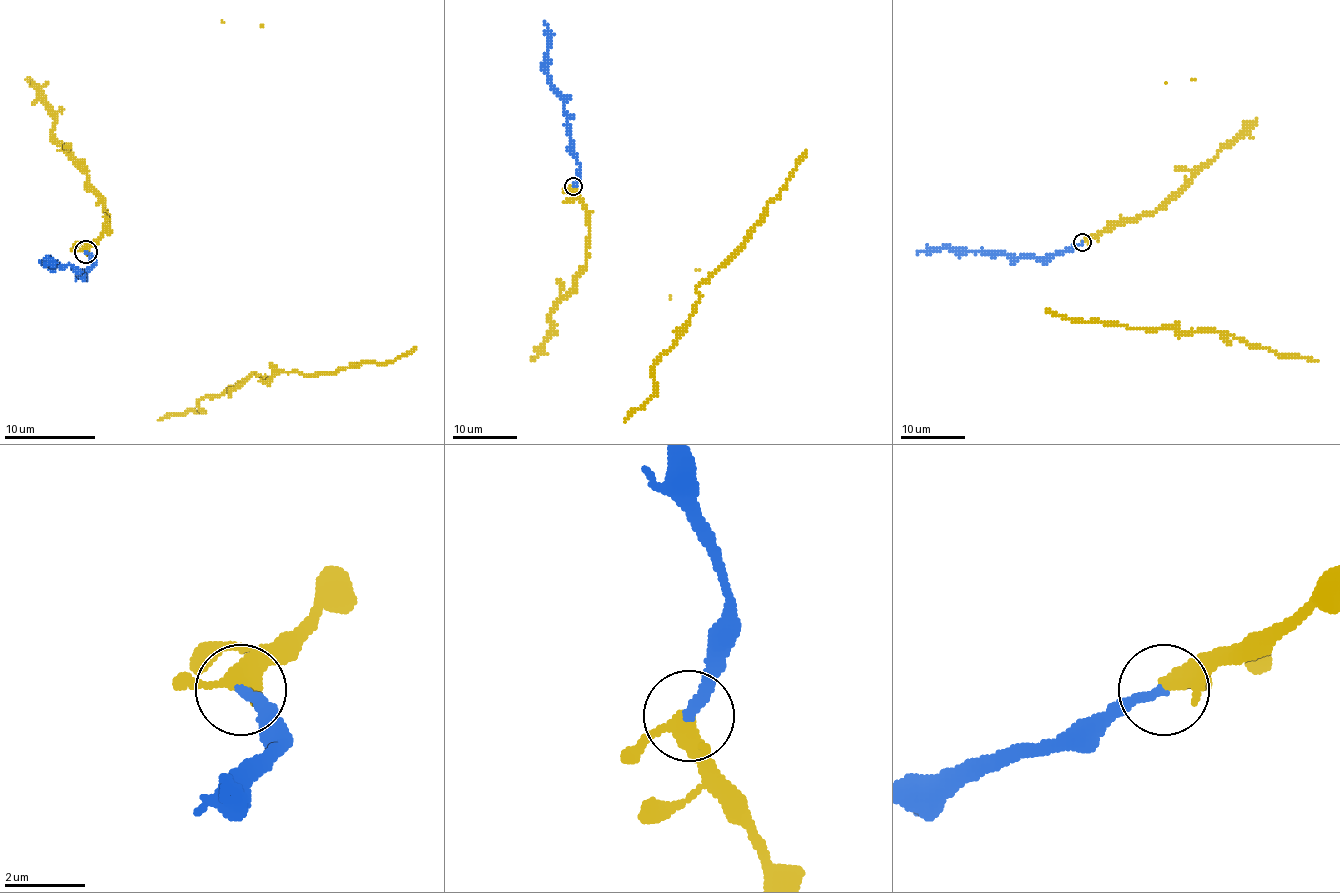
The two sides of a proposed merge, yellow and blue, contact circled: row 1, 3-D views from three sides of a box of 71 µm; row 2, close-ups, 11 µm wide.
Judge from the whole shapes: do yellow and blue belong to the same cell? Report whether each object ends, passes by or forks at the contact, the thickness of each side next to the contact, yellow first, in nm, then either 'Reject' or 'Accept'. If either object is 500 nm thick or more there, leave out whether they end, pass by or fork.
At the ring yellow passes by. At the ring blue ends. Thickness 360 nm (yellow) against 280 nm. Accept

